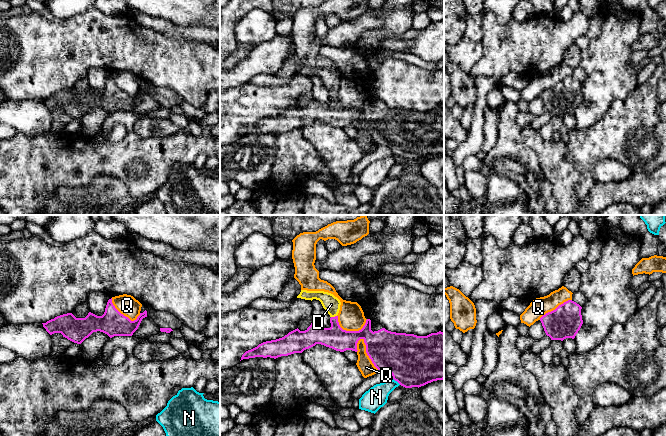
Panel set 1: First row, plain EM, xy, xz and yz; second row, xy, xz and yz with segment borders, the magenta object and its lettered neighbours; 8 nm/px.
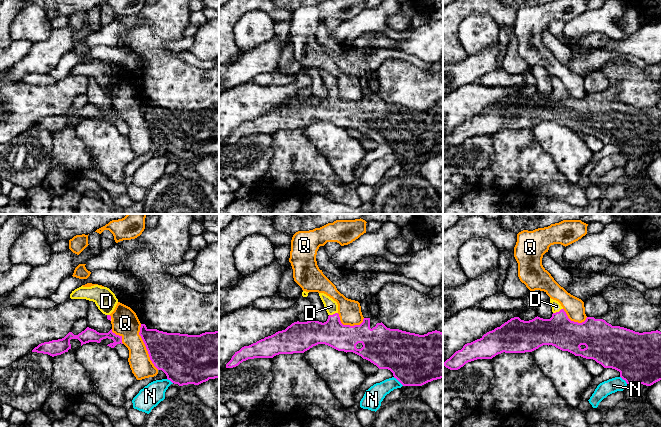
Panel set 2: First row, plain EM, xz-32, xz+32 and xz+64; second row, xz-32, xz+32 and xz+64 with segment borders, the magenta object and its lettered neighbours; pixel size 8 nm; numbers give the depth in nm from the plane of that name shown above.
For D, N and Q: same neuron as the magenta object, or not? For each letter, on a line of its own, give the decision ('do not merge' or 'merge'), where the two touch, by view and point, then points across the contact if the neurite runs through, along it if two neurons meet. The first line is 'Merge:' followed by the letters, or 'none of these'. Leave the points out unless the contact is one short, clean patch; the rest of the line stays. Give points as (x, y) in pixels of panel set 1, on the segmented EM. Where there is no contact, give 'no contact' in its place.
Merge: D
D: merge; meets magenta in xz at (333, 317); runs through xz (335, 337), (333, 317), (331, 304)
N: do not merge; meets magenta in xz at (397, 381); border along xz (393, 378), (400, 384)
Q: do not merge; meets magenta in xz at (366, 352)

